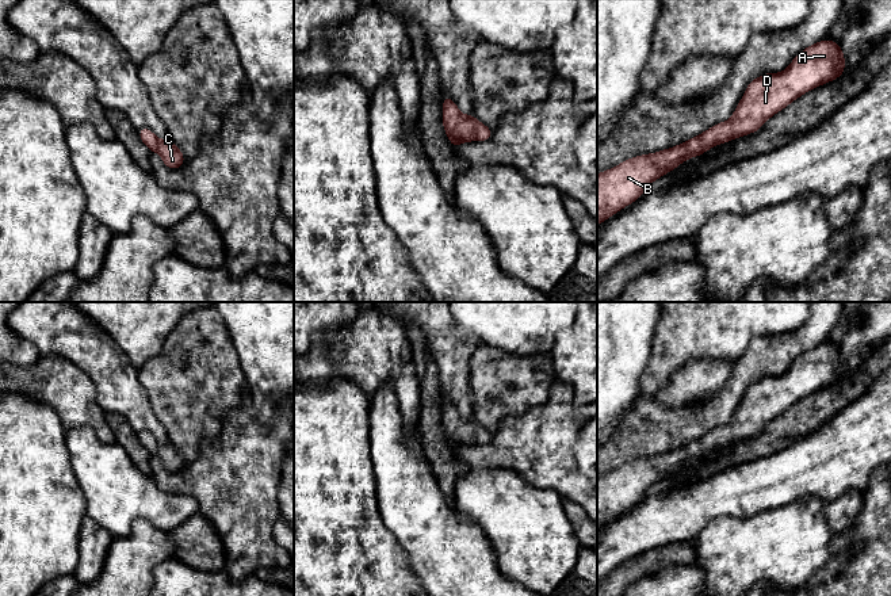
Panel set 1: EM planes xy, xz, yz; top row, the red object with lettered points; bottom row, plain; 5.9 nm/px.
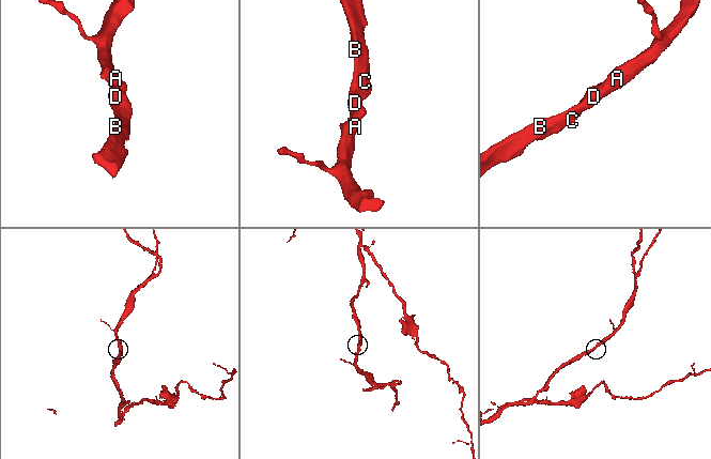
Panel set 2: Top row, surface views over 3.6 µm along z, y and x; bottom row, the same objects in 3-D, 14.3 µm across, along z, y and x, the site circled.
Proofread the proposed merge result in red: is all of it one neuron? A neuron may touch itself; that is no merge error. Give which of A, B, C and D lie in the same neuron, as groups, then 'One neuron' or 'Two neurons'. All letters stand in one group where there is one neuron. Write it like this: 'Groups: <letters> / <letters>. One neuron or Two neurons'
Groups: A B C D. One neuron

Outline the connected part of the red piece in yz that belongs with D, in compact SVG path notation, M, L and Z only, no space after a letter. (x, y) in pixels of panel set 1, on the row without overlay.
M822 343L800 355L783 377L764 377L761 381L752 383L733 420L727 425L720 425L684 447L657 456L624 463L617 470L599 477L597 528L635 505L651 485L677 471L682 465L701 459L712 450L757 435L772 419L785 412L791 405L815 390L838 382L844 374L845 362L840 348L834 344Z

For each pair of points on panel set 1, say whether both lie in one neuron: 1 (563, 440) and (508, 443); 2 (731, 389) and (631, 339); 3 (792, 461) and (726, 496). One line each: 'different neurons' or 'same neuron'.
1: same neuron
2: different neurons
3: same neuron

